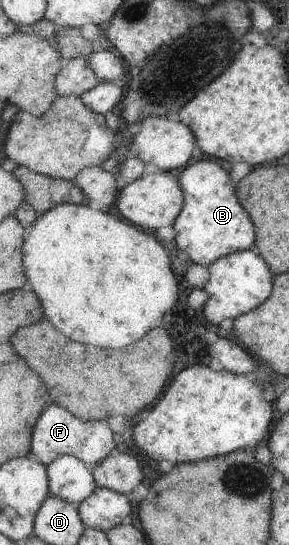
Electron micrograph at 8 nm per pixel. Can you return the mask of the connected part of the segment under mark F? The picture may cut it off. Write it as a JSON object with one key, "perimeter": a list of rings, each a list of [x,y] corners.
{"perimeter":[[[54,402],[43,410],[43,415],[36,423],[32,450],[28,458],[50,466],[58,457],[72,455],[95,468],[119,448],[114,440],[114,430],[107,419],[85,421],[58,402]]]}

